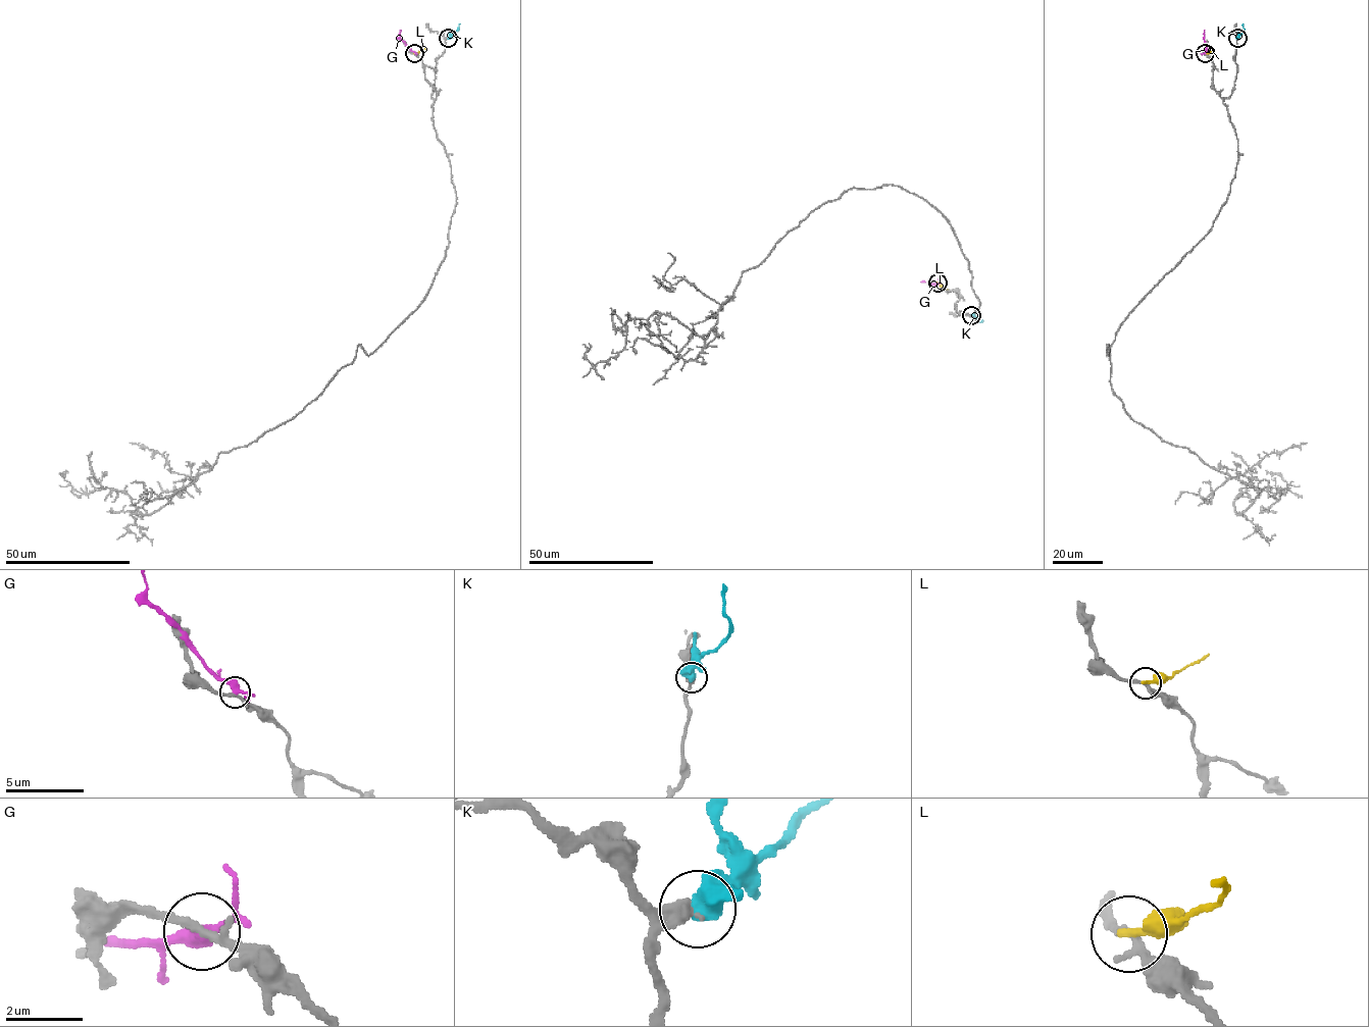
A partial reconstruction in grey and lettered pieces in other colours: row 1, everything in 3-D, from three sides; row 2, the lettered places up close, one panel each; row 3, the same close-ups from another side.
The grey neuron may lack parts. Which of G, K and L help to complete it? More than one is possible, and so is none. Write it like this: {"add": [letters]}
{"add": ["K"]}

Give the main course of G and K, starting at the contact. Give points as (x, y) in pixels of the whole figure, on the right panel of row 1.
G: (1205, 52), (1205, 30)
K: (1237, 38), (1244, 32), (1243, 23)

